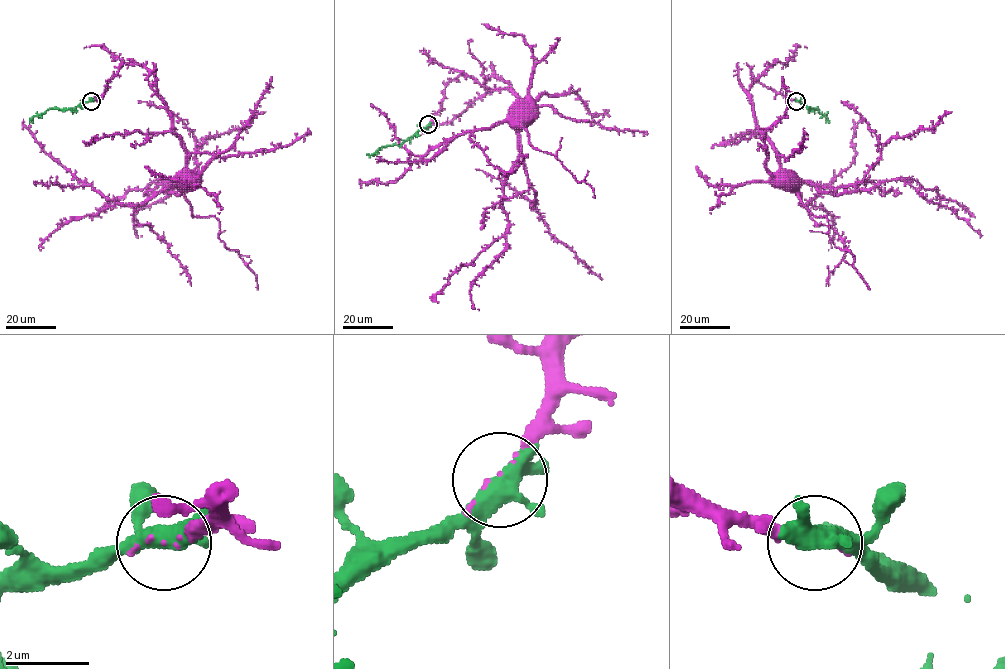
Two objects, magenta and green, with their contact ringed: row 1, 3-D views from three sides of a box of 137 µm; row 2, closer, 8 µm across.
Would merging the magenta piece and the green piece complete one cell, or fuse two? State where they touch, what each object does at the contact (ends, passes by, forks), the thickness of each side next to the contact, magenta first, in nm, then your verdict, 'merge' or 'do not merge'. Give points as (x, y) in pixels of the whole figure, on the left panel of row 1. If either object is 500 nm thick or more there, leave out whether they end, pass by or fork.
(91, 101) | magenta passes by | green passes by | 50/480 nm | merge

